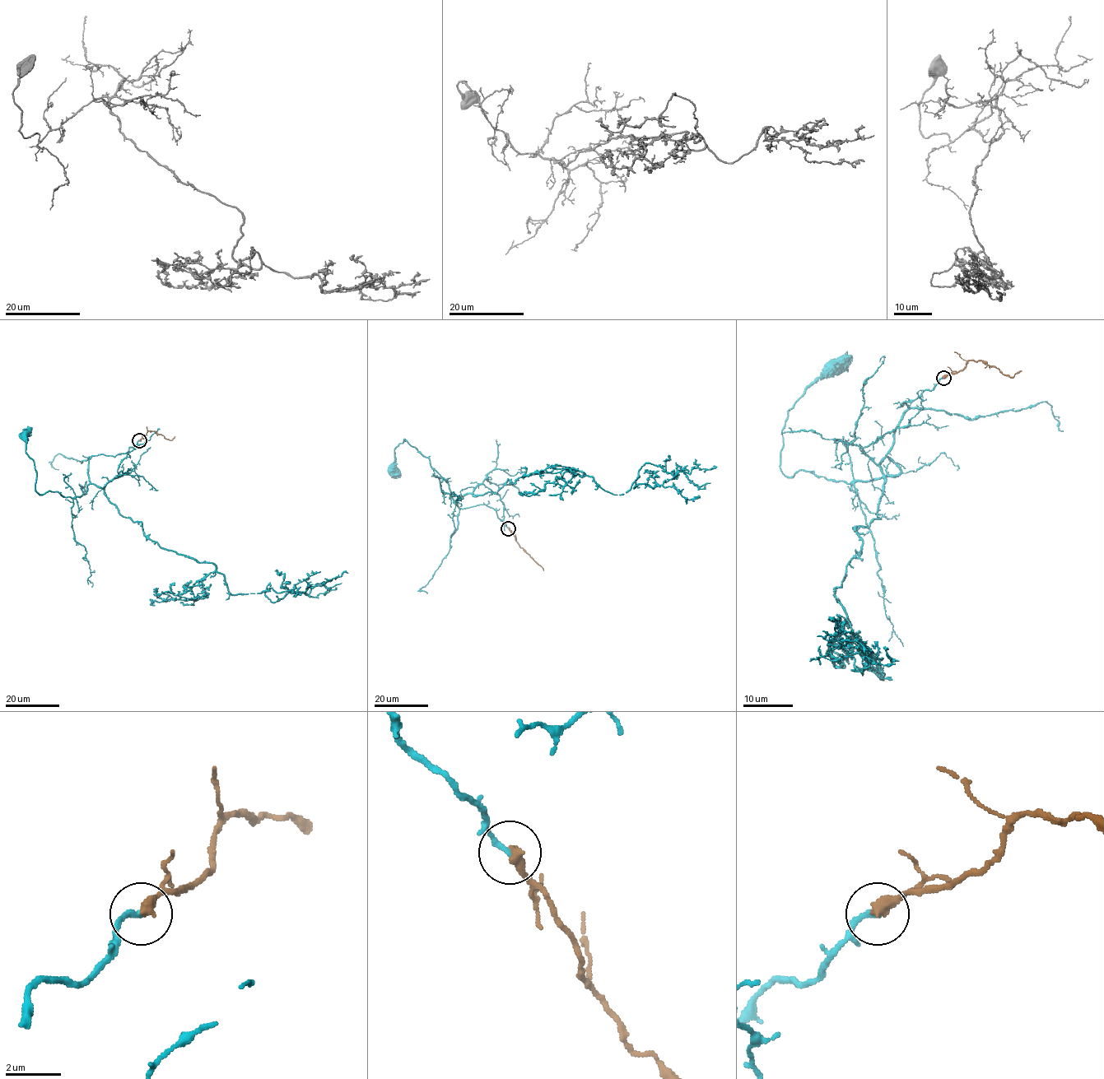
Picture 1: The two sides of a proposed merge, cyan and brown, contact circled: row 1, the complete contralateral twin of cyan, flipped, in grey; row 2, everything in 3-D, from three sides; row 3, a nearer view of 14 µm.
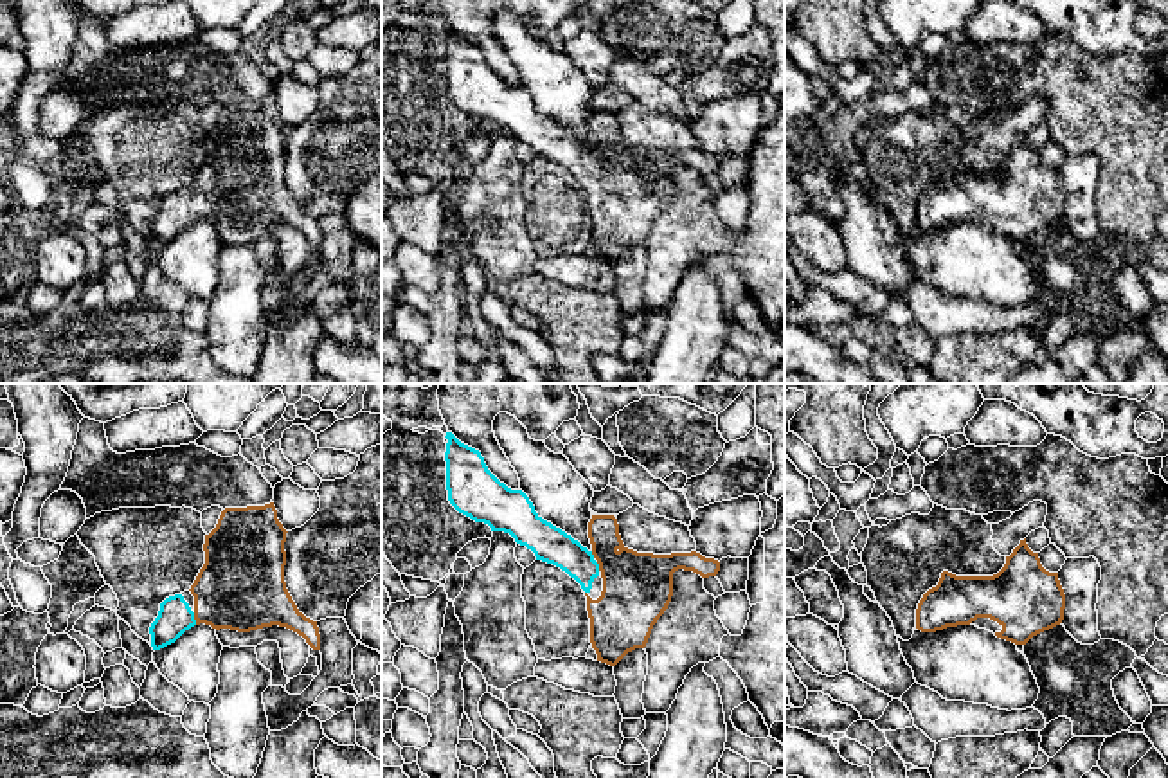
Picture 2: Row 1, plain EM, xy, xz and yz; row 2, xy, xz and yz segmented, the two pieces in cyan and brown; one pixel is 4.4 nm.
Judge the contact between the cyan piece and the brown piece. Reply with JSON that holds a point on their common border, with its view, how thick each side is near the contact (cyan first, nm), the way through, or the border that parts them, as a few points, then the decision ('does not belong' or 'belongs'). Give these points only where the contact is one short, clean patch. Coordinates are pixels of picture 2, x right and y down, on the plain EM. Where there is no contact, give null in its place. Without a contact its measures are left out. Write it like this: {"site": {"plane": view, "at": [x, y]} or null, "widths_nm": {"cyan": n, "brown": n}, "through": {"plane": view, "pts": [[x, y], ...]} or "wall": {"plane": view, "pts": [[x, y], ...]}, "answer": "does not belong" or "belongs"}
{"site": {"plane": "xy", "at": [193, 215]}, "widths_nm": {"cyan": 160, "brown": 380}, "through": {"plane": "xy", "pts": [[175, 213], [193, 215], [240, 184]]}, "answer": "belongs"}

